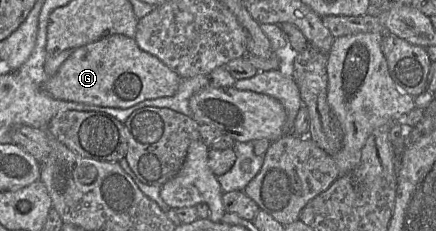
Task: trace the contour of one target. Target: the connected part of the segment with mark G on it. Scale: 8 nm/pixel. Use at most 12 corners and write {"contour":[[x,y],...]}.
{"contour":[[133,38],[73,50],[44,90],[125,109],[181,78]]}

